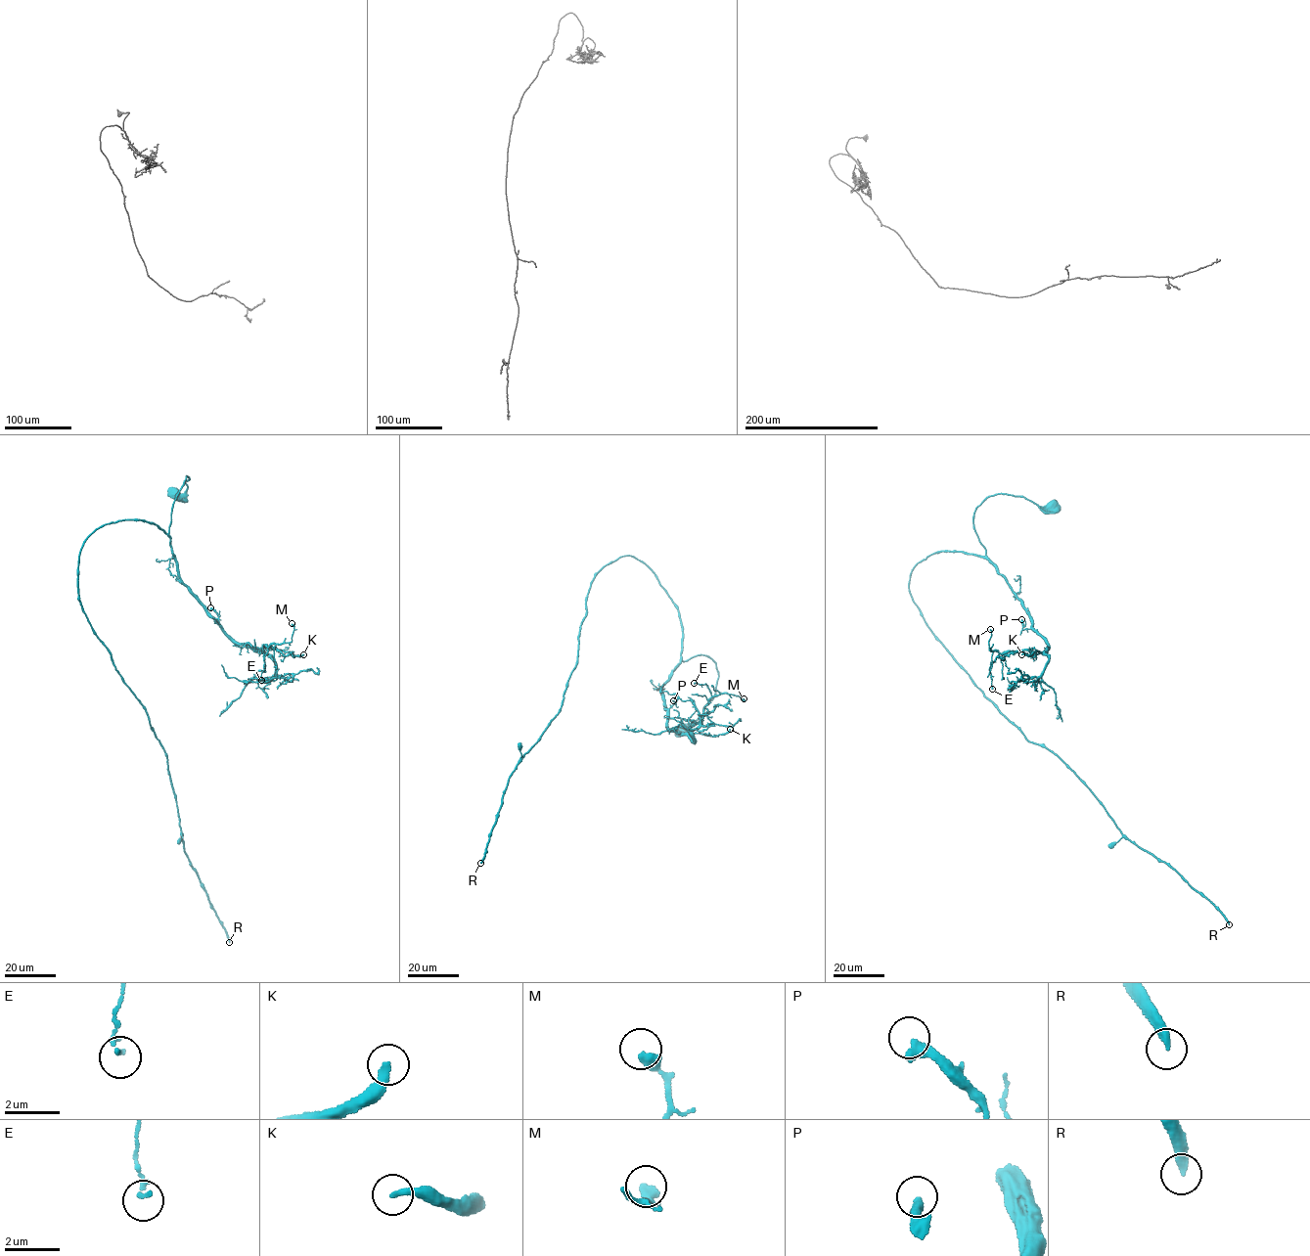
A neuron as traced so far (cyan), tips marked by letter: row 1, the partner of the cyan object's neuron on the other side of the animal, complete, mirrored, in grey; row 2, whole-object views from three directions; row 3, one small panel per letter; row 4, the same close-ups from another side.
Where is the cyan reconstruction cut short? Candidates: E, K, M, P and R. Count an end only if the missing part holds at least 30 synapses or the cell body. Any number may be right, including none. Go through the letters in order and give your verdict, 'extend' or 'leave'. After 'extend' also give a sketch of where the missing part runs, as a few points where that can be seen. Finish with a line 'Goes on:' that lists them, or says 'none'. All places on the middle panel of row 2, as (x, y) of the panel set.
E: leave
K: extend; missing branch runs (730, 729), (733, 721), (728, 707), (731, 696), (748, 695), (744, 709), (732, 710)
M: leave
P: leave
R: extend
Goes on: K, R

